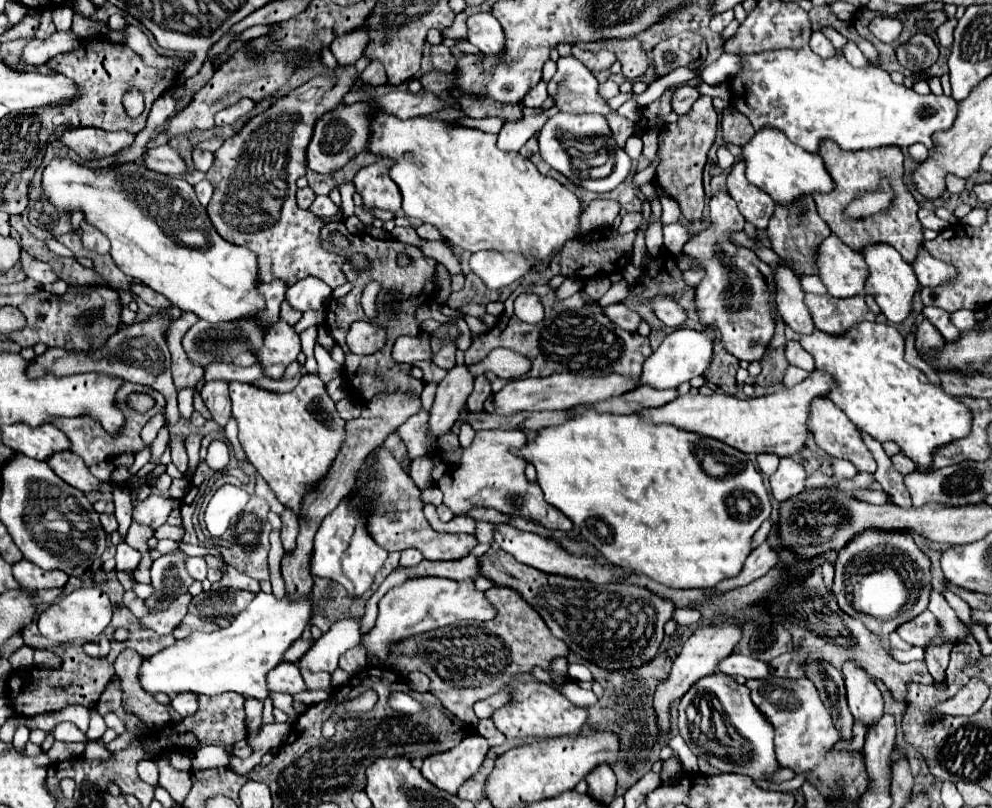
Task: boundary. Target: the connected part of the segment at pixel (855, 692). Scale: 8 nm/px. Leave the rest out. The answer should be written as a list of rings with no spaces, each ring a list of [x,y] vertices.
[[[853,663],[843,665],[845,675],[845,687],[847,687],[847,703],[855,717],[855,721],[861,721],[867,729],[883,717],[883,697],[877,685],[871,681],[871,677],[859,669]]]

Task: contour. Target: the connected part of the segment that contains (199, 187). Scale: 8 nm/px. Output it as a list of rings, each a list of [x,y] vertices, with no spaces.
[[[201,181],[201,183],[197,183],[195,185],[195,193],[197,193],[197,197],[199,197],[199,201],[201,201],[201,205],[207,205],[209,203],[209,199],[211,199],[211,193],[213,193],[213,187],[211,187],[211,183],[209,181]]]

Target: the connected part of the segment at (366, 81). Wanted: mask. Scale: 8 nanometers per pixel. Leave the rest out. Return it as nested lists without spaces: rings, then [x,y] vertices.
[[[371,61],[367,65],[367,69],[361,73],[361,83],[363,85],[371,85],[371,87],[379,87],[379,85],[387,85],[387,75],[383,65],[379,65],[377,61]]]

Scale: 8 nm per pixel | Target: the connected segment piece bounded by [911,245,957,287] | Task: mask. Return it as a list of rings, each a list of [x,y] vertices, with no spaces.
[[[919,245],[919,253],[917,253],[915,261],[911,263],[911,267],[913,267],[915,275],[917,275],[917,281],[923,287],[941,285],[941,283],[949,281],[951,277],[955,277],[955,273],[957,273],[957,269],[953,265],[947,265],[947,263],[943,263],[939,259],[931,257],[923,245]]]

